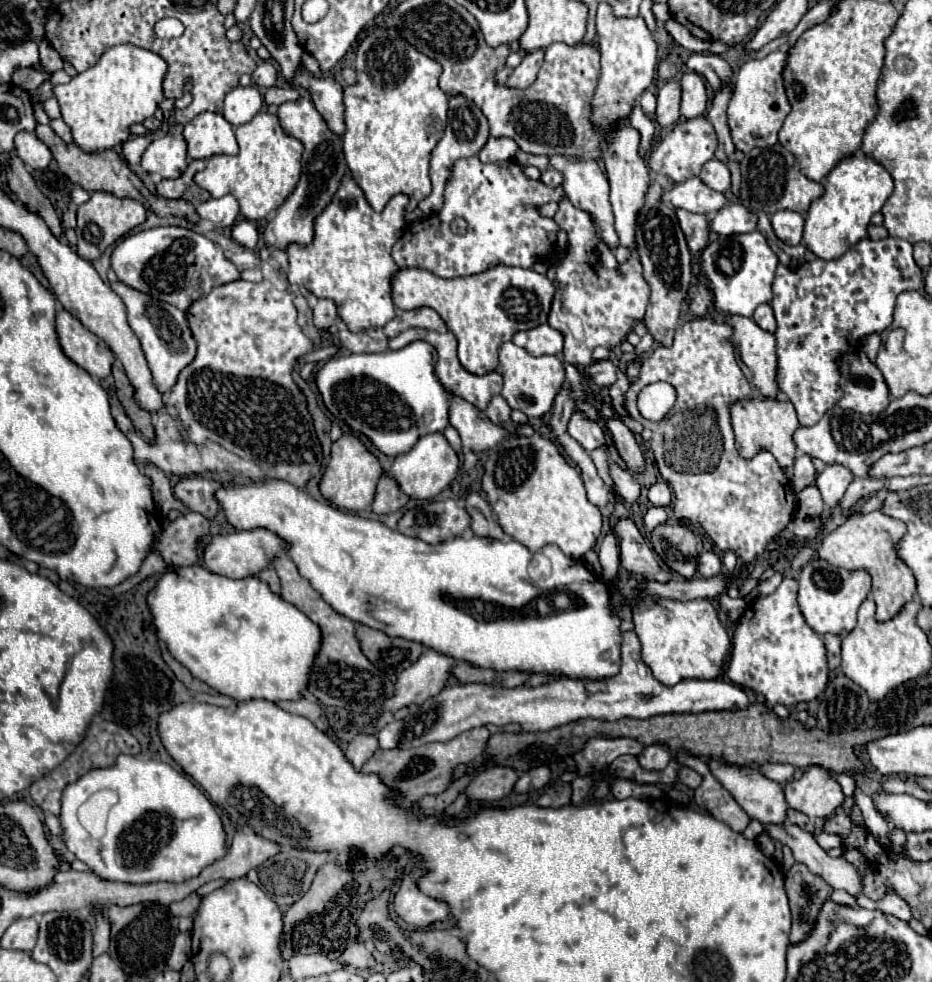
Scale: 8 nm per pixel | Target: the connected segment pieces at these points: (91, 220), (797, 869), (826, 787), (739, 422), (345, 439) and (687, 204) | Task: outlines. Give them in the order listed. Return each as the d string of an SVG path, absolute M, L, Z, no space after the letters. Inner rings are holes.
M93 192L91 198L77 208L77 228L75 228L79 238L77 254L89 262L97 260L109 244L119 240L125 232L129 232L137 224L145 222L145 216L147 216L147 210L137 200L117 198L109 192Z
M795 862L785 874L785 888L789 894L789 906L793 916L791 944L803 942L811 934L817 916L823 908L823 902L831 898L831 886L817 874L809 872L807 866ZM795 874L801 874L801 882L795 880Z
M821 766L805 770L801 780L787 784L783 792L787 806L809 818L827 818L845 800L841 786L831 778L831 772Z
M751 398L745 402L737 402L731 408L731 422L735 430L735 444L743 458L753 458L755 454L767 450L771 452L779 466L789 468L795 460L795 444L793 432L799 428L799 420L795 408L787 400L769 400L769 398Z
M347 434L347 436L341 436L333 444L331 460L325 468L321 482L319 482L319 490L325 496L325 500L335 504L337 508L353 510L353 512L367 510L373 502L375 486L377 486L377 480L381 478L381 472L383 472L383 468L381 468L379 460L361 444L359 438Z
M697 176L677 182L673 188L663 190L661 202L673 204L673 208L681 208L693 214L711 216L727 204L727 198L709 186L705 186Z

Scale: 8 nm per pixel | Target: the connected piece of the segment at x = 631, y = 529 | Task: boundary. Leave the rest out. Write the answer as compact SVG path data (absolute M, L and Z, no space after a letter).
M619 518L613 524L613 534L619 538L619 552L621 552L621 566L631 574L641 574L647 580L667 582L671 574L661 570L655 554L645 544L643 536L639 534L637 526L631 518Z

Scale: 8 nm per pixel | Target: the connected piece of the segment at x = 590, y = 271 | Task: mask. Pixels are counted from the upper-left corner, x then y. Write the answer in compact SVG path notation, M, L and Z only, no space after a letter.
M561 198L555 222L567 232L567 254L559 264L549 266L545 274L555 284L549 326L559 330L565 338L563 358L571 364L587 368L597 346L613 348L621 344L633 324L643 320L649 302L649 286L641 274L643 268L635 254L631 254L615 270L601 264L595 252L601 238L597 236L595 222L591 222L591 214L575 208L567 198Z

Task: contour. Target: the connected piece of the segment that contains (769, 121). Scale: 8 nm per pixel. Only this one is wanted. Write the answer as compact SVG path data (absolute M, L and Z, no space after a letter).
M771 52L763 58L751 58L739 68L735 76L735 90L727 108L731 136L737 150L749 152L755 146L767 148L777 142L777 132L791 110L783 86L785 64L787 64L787 52Z

